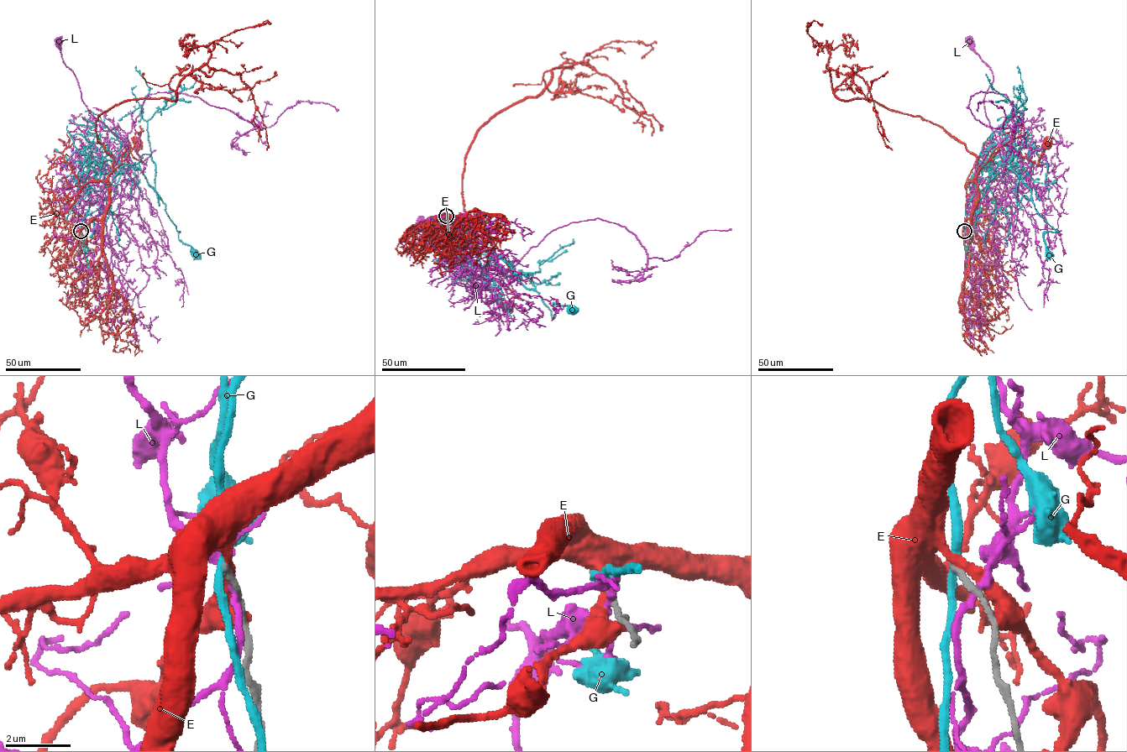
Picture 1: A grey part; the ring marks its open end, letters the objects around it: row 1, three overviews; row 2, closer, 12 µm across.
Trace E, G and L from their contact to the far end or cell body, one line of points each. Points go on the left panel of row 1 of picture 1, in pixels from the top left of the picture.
E: (81, 233), (108, 205), (108, 175), (121, 163), (126, 144), (144, 164), (138, 140)
G: (81, 231), (82, 220), (108, 195), (119, 169), (149, 154), (158, 204), (159, 195), (178, 238), (196, 256)
L: (81, 232), (79, 202), (100, 195), (116, 199), (128, 154), (126, 143), (82, 100), (58, 40)

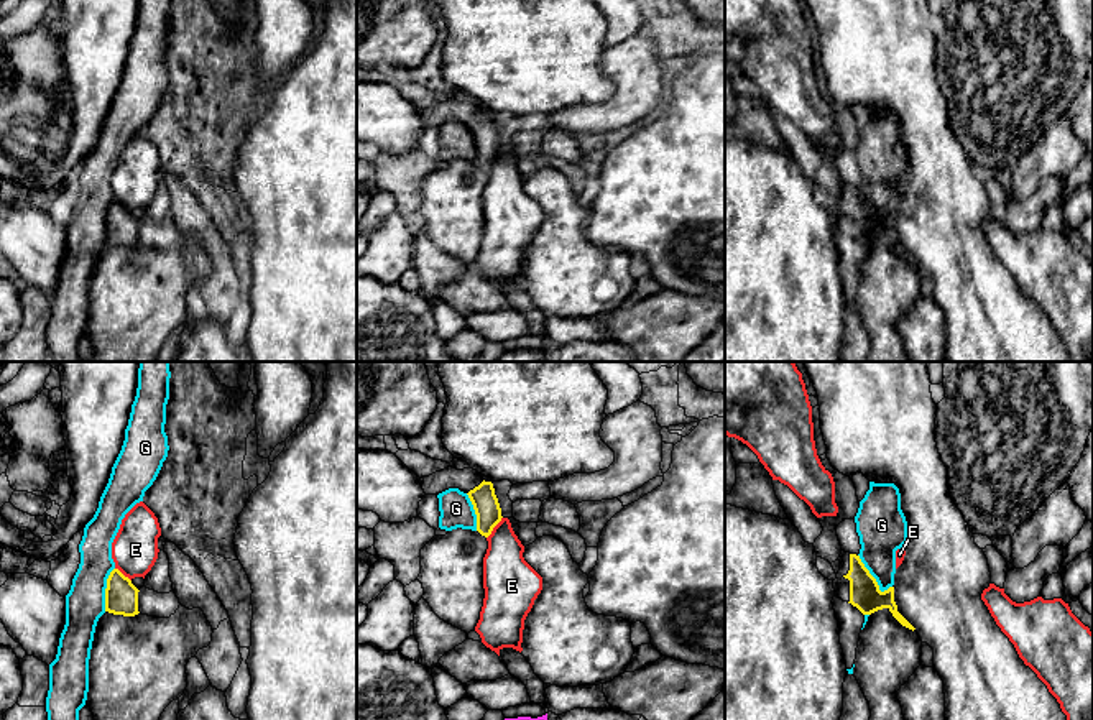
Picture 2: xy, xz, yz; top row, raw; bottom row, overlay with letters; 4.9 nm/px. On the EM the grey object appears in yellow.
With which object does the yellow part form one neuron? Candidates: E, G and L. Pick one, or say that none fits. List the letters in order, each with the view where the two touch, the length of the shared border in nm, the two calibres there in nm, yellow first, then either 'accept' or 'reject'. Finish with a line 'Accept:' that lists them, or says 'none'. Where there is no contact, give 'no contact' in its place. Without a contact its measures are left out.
E: contact in xz; length 130 nm; calibres 130 and 240 nm; reject
G: contact in yz; length 240 nm; calibres 150 and 240 nm; reject
L: no contact; reject
Accept: none

